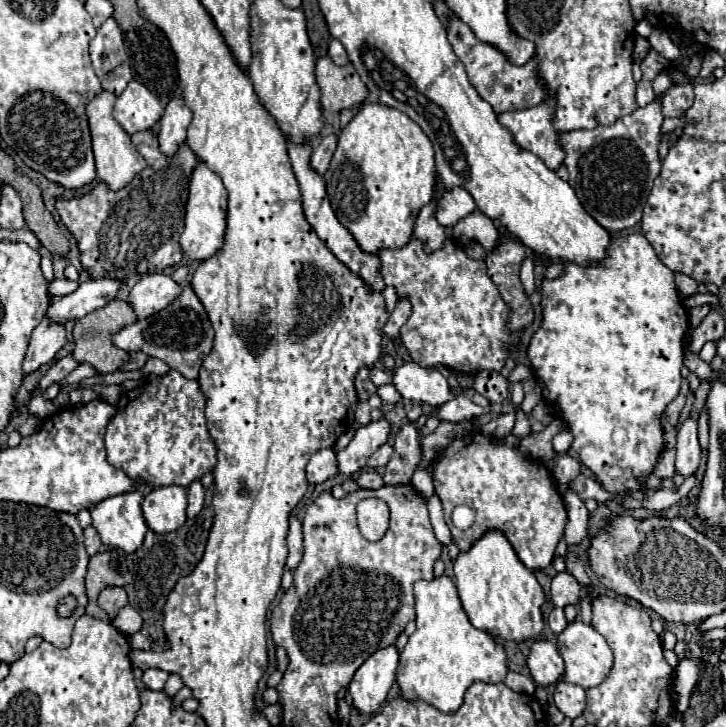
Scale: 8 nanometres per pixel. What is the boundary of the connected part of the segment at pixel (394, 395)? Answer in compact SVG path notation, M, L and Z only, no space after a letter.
M384 384L384 386L380 386L378 390L376 390L376 394L382 398L382 402L384 404L398 404L400 400L402 400L402 396L400 396L400 392L392 386L392 384Z

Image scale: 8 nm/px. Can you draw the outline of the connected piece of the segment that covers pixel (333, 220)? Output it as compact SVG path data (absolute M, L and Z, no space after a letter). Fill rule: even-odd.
M312 144L308 146L290 146L288 148L288 154L290 154L290 162L292 162L292 168L294 168L294 174L298 178L298 184L300 184L300 192L302 192L302 200L304 200L304 216L308 220L308 224L314 228L314 232L318 234L318 238L330 248L330 252L340 260L344 262L354 274L362 276L374 290L382 292L384 290L384 282L380 282L380 278L376 278L378 272L378 266L380 266L380 260L376 258L376 254L368 254L364 252L358 242L354 240L354 236L348 232L346 226L342 226L328 202L328 194L326 194L326 184L324 184L324 178L320 174L316 174L312 168L310 168L310 154L312 154Z

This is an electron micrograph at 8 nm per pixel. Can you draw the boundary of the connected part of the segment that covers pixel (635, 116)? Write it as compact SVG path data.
M660 74L660 78L652 82L652 86L656 99L647 106L634 110L632 114L618 118L614 124L596 126L592 130L572 130L560 136L560 142L564 142L564 150L568 150L564 164L570 174L570 186L574 188L584 210L610 234L632 228L640 222L642 210L648 202L652 180L660 174L658 146L660 126L664 122L660 102L664 92L670 90L672 82L668 74Z

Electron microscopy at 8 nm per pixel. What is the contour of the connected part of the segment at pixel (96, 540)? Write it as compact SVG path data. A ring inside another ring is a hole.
M88 526L86 530L84 530L84 544L86 544L86 550L88 550L88 554L90 556L94 556L98 550L100 550L100 536L98 536L98 532L96 532L96 528L94 526Z

